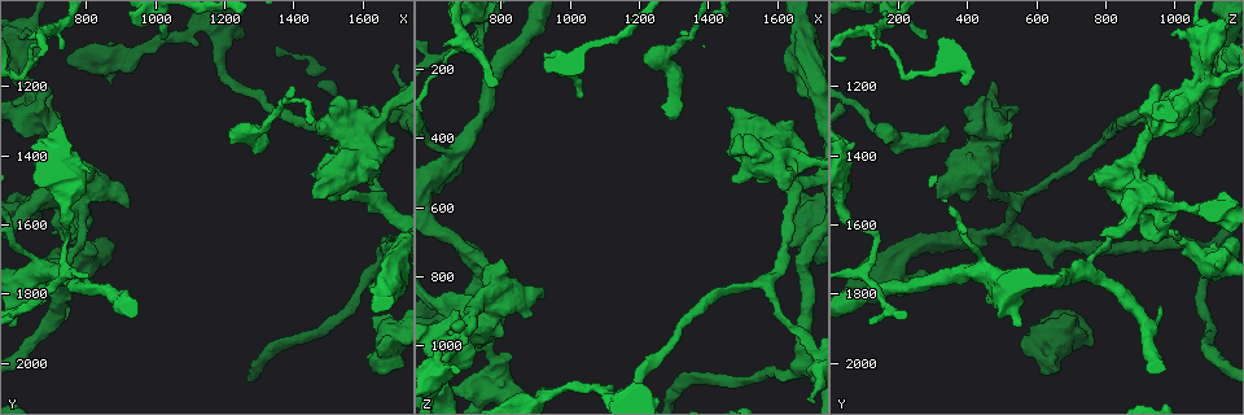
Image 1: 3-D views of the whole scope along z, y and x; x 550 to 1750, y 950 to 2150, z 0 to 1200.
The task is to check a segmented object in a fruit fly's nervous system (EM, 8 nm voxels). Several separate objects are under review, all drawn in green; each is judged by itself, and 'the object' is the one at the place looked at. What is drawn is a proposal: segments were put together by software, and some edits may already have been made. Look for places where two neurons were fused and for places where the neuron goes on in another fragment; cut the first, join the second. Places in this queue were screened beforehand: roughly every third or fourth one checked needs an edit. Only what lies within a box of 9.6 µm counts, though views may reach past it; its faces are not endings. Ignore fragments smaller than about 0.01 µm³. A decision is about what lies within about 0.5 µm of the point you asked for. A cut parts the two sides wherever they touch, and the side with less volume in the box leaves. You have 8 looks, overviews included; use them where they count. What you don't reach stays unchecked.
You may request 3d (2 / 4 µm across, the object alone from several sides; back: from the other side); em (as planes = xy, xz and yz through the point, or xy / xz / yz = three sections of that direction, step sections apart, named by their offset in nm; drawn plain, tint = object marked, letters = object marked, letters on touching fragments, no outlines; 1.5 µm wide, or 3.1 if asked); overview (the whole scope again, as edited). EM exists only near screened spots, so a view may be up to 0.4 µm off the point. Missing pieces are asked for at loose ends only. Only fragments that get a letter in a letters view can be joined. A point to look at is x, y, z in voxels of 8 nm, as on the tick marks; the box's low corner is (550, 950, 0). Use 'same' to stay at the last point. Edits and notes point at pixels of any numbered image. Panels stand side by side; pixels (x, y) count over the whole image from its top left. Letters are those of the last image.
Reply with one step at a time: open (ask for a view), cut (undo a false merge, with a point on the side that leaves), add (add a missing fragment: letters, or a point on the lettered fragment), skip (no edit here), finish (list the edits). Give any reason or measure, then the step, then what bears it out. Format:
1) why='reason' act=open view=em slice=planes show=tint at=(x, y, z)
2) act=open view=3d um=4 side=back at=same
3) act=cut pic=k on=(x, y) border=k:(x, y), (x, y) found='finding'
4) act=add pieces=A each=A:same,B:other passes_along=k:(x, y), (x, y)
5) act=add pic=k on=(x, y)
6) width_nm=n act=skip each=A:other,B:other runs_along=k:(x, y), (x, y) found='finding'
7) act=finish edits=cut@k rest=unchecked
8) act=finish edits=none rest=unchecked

why='an open end' act=open view=em slice=planes show=tint at=(640, 1610, 1140)

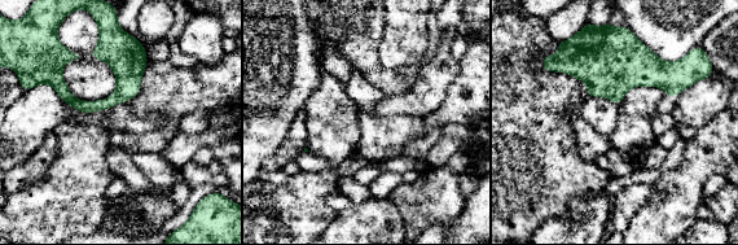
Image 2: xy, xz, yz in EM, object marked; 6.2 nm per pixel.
why='what lies round it' act=open view=em slice=planes show=letters at=same

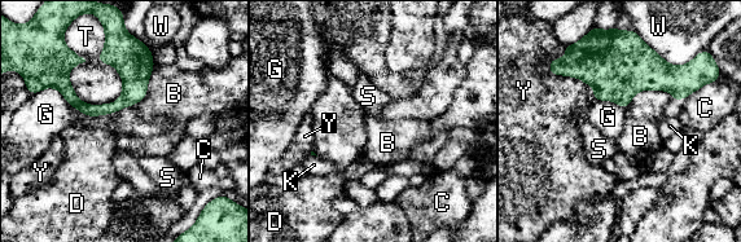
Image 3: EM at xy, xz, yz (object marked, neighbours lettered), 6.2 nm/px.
act=skip each=B:other,C:other,D:other,G:other,K:other,S:other,T:other,W:other,Y:other found='none of them fits'

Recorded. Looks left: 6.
why='thick turns thin' act=open view=3d um=4 at=(730, 1420, 880)

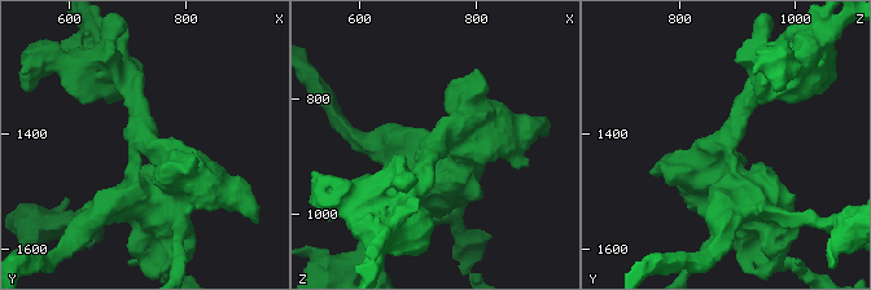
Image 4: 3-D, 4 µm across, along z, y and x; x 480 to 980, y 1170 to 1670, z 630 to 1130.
act=open view=em slice=yz step=8 show=tint at=(735, 1410, 875)

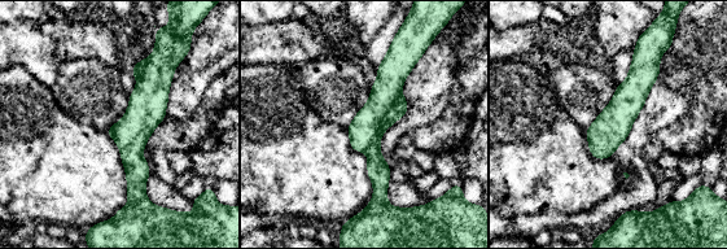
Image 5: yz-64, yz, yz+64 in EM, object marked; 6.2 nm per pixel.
why='see the neighbours' act=open view=em slice=yz step=8 show=letters at=same

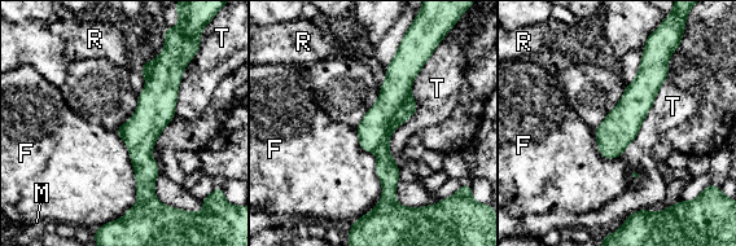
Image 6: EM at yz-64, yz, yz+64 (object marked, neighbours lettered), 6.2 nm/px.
longest_contact=T:950nm act=cut pic=6 on=(408, 106) each=F:other,M:other,R:other,T:other found='two neurons meet here'

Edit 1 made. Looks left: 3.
act=open view=overview

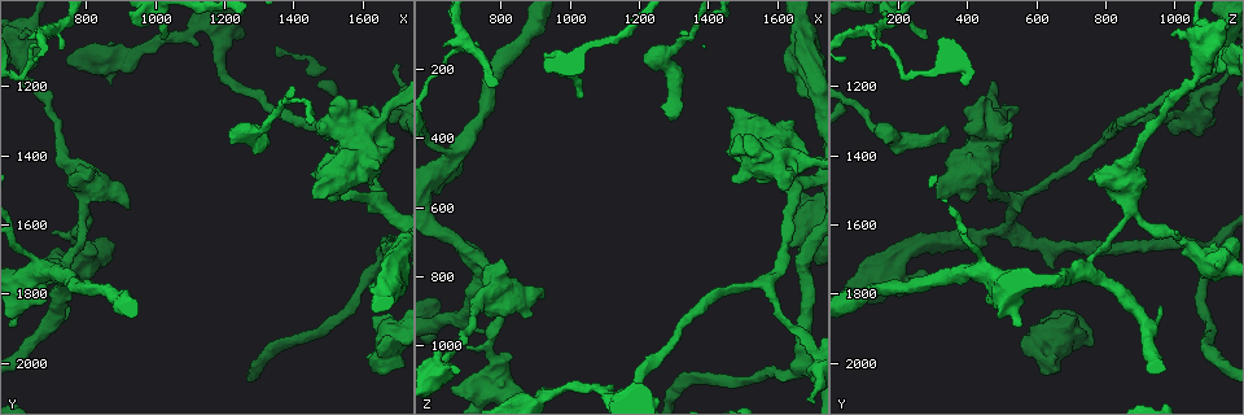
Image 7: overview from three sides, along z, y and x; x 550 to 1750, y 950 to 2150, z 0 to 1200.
why='free end' act=open view=3d um=4 at=(750, 1830, 960)

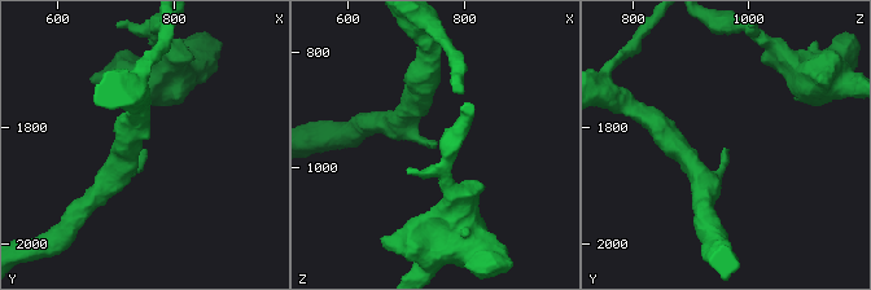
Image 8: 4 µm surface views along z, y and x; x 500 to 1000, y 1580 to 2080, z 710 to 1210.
why='now the EM' act=open view=em slice=planes show=letters at=(750, 1830, 955)

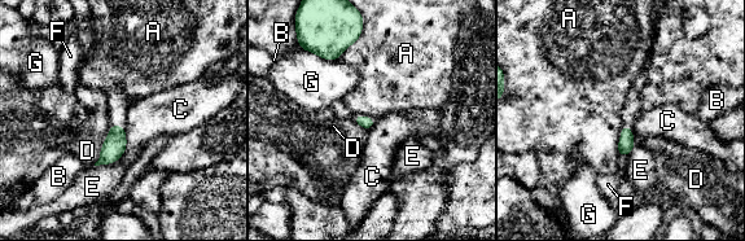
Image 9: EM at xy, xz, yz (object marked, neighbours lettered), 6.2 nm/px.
longest_contact=A:260nm act=skip each=A:other,B:other,C:other,D:other,E:other,F:other,G:other found='none of them fits'

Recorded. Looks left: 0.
act=finish edits=cut@6 rest=unchecked

